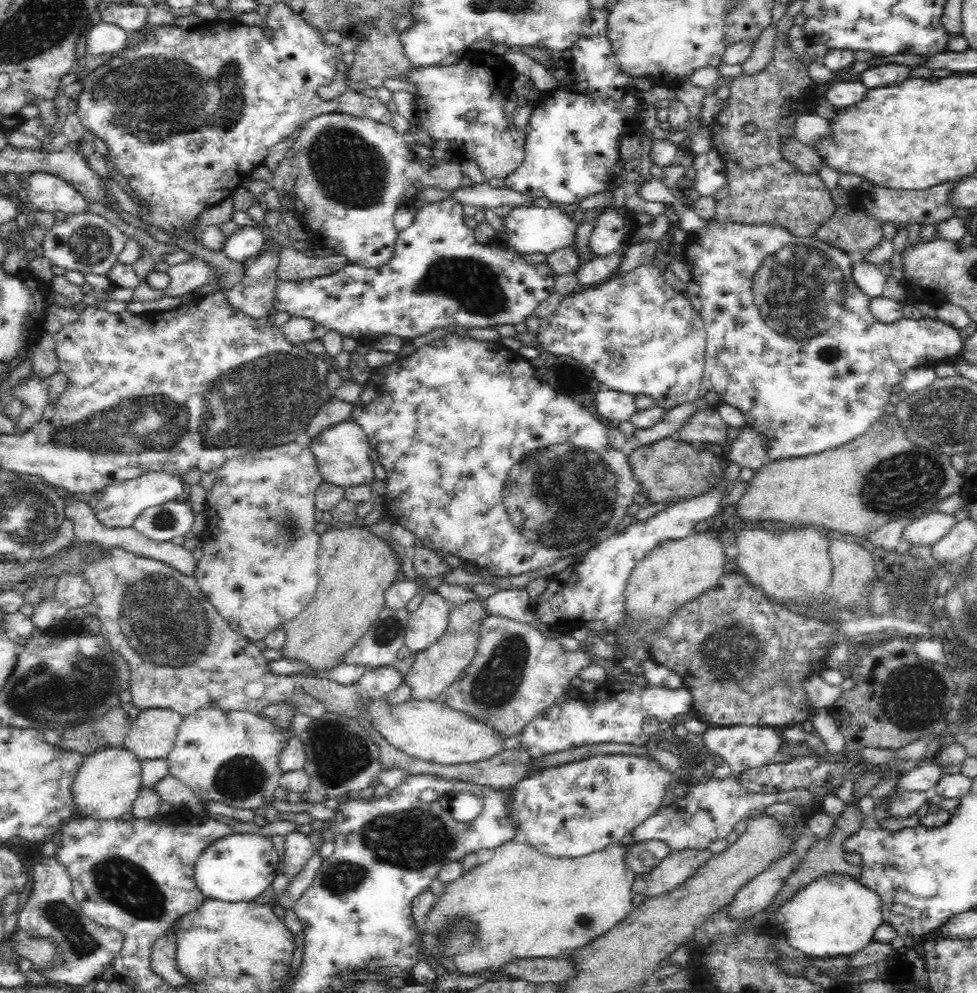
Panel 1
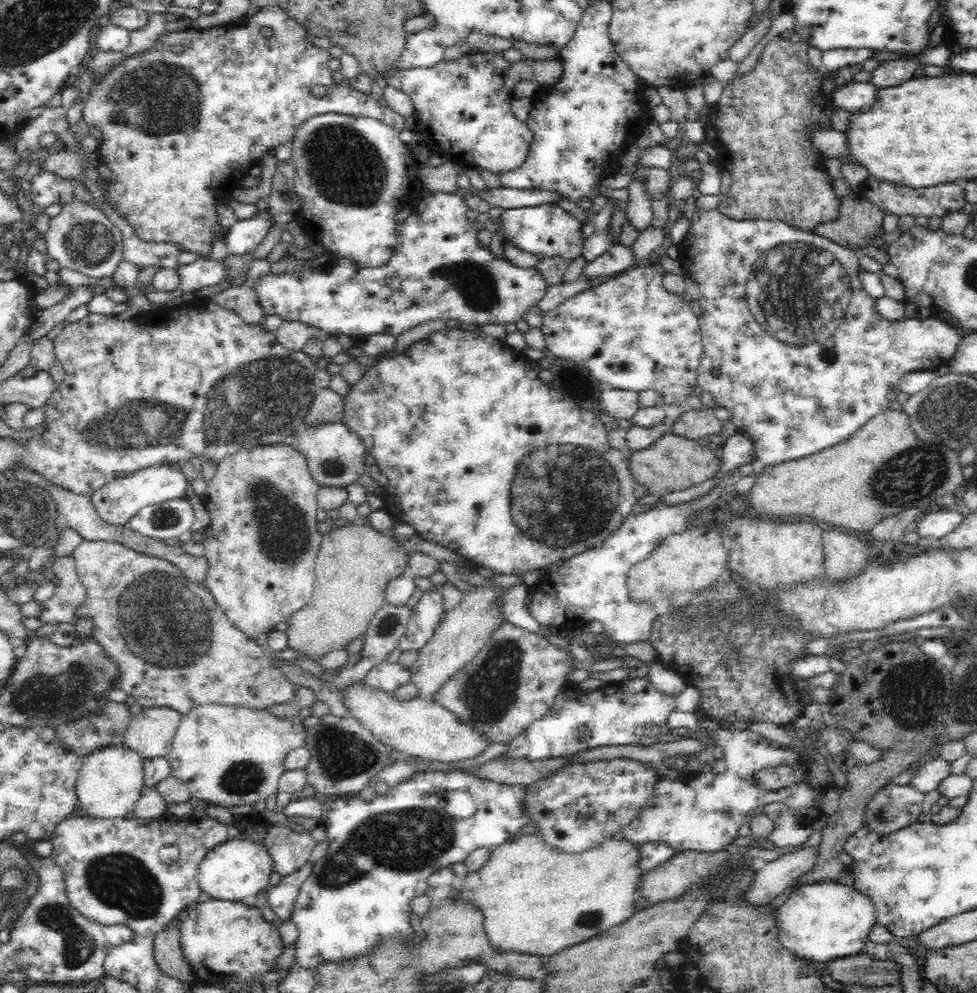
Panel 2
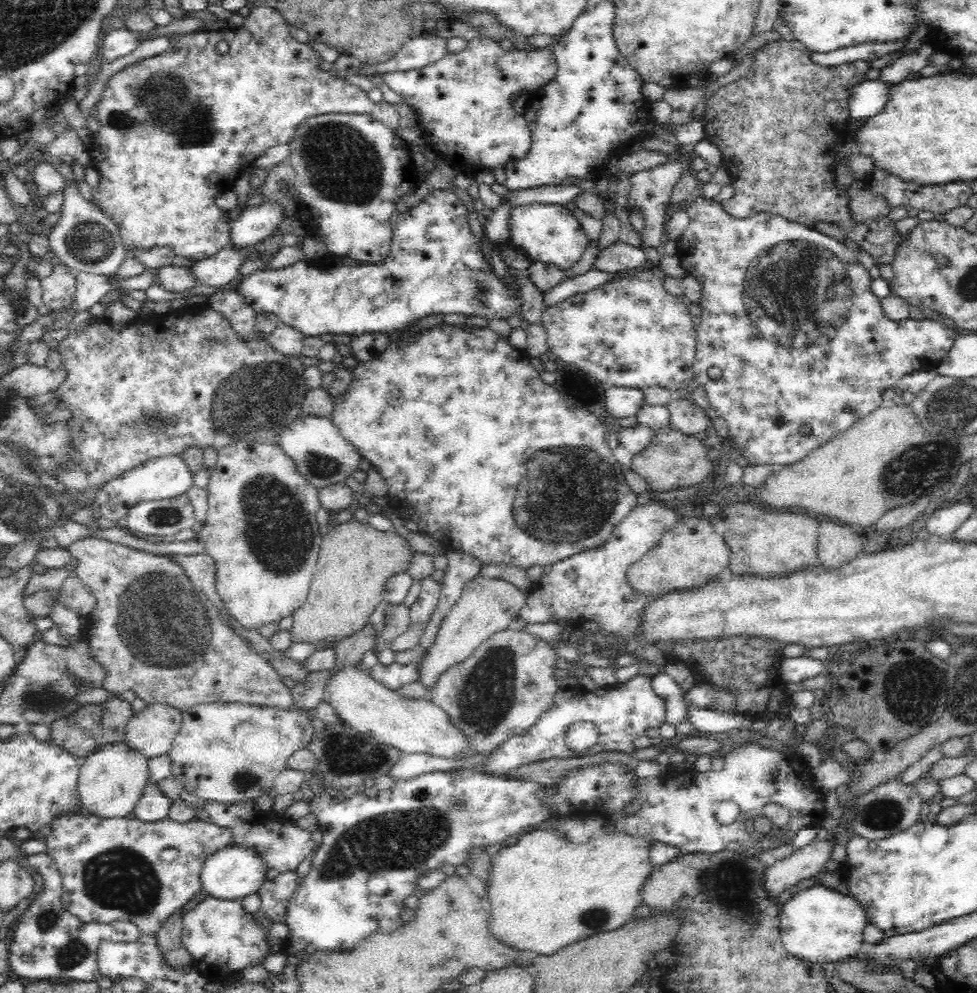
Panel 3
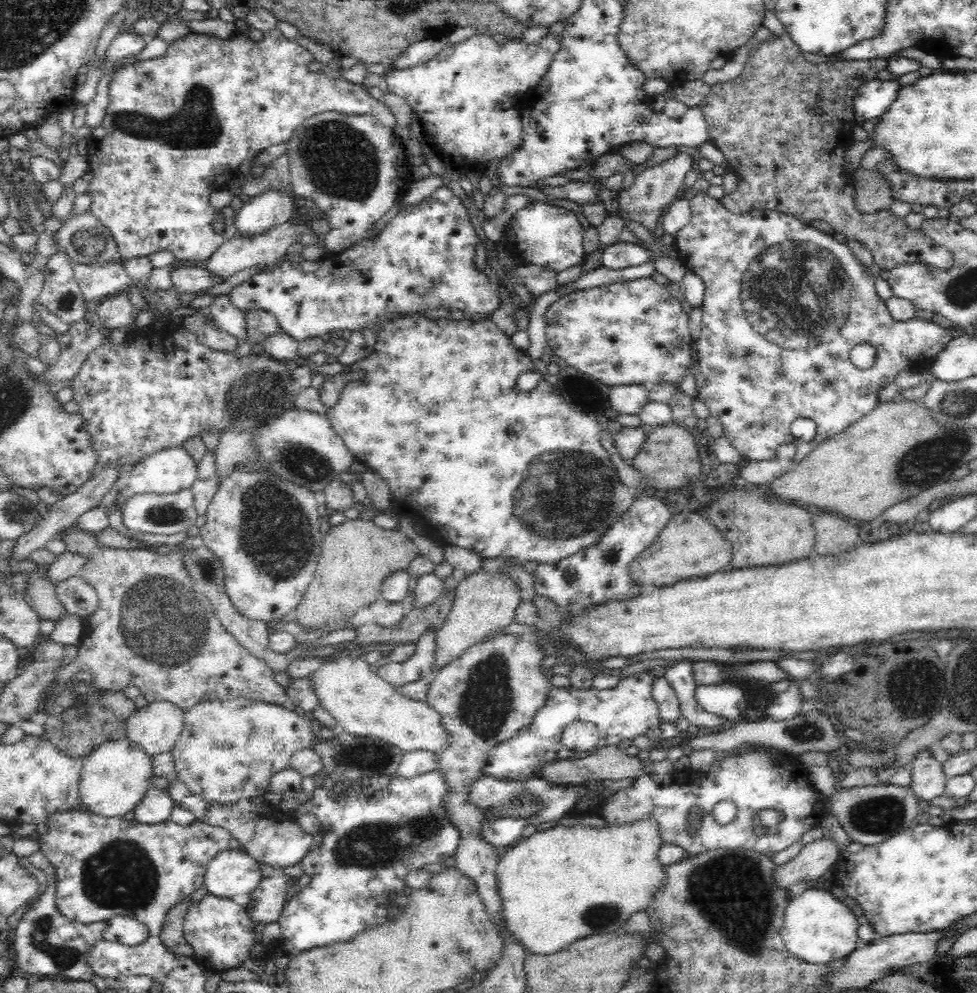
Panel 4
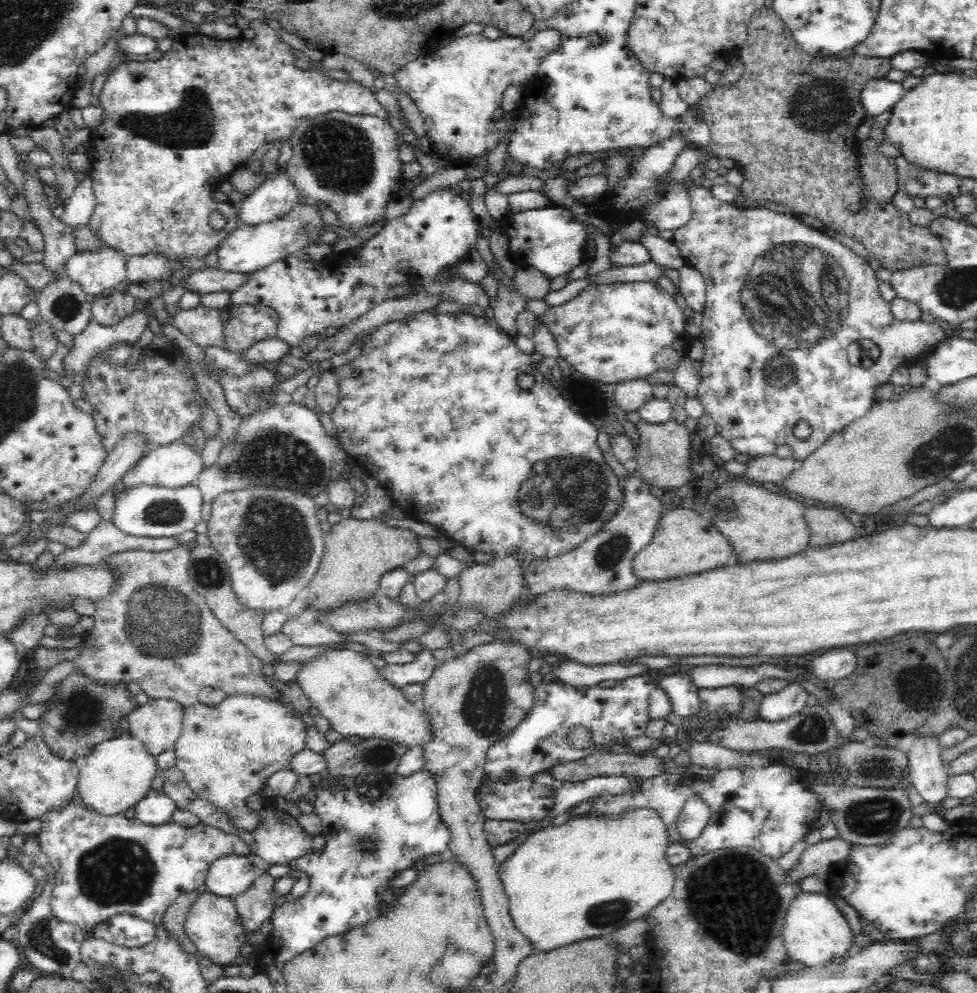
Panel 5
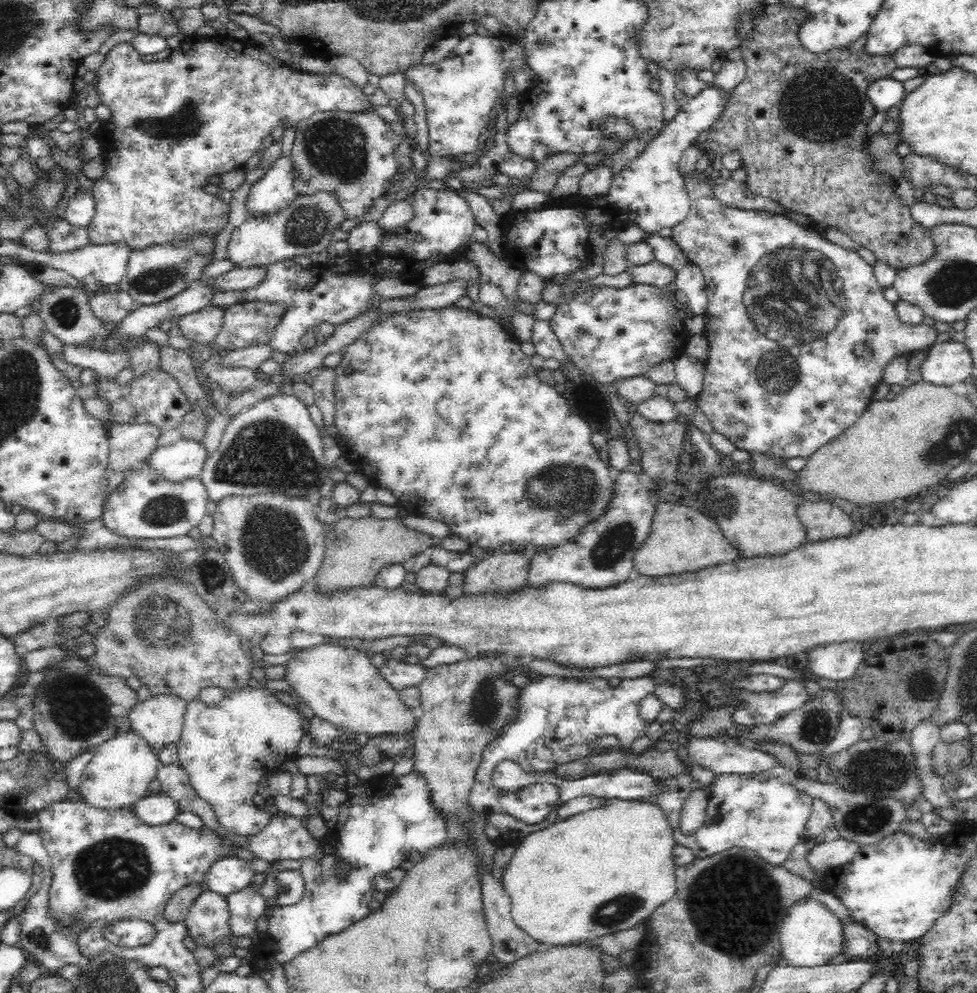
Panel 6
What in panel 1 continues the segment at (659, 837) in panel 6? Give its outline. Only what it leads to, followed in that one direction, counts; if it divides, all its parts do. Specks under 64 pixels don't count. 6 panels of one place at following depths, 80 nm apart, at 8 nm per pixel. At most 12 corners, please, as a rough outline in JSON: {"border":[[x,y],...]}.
{"border":[[506,842],[446,882],[436,935],[478,922],[458,974],[554,958],[624,921],[618,843],[549,858]]}

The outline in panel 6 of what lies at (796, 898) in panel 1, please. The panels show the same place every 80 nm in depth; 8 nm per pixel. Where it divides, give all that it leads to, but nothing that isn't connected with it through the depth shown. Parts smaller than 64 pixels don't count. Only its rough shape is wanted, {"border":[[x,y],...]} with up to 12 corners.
{"border":[[811,895],[779,931],[787,964],[843,958],[844,925]]}

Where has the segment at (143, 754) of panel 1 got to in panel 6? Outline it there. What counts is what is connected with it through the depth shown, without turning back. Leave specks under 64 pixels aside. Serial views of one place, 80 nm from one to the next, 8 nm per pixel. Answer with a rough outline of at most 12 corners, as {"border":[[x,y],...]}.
{"border":[[152,694],[136,703],[131,730],[161,751],[180,738],[186,702]]}

